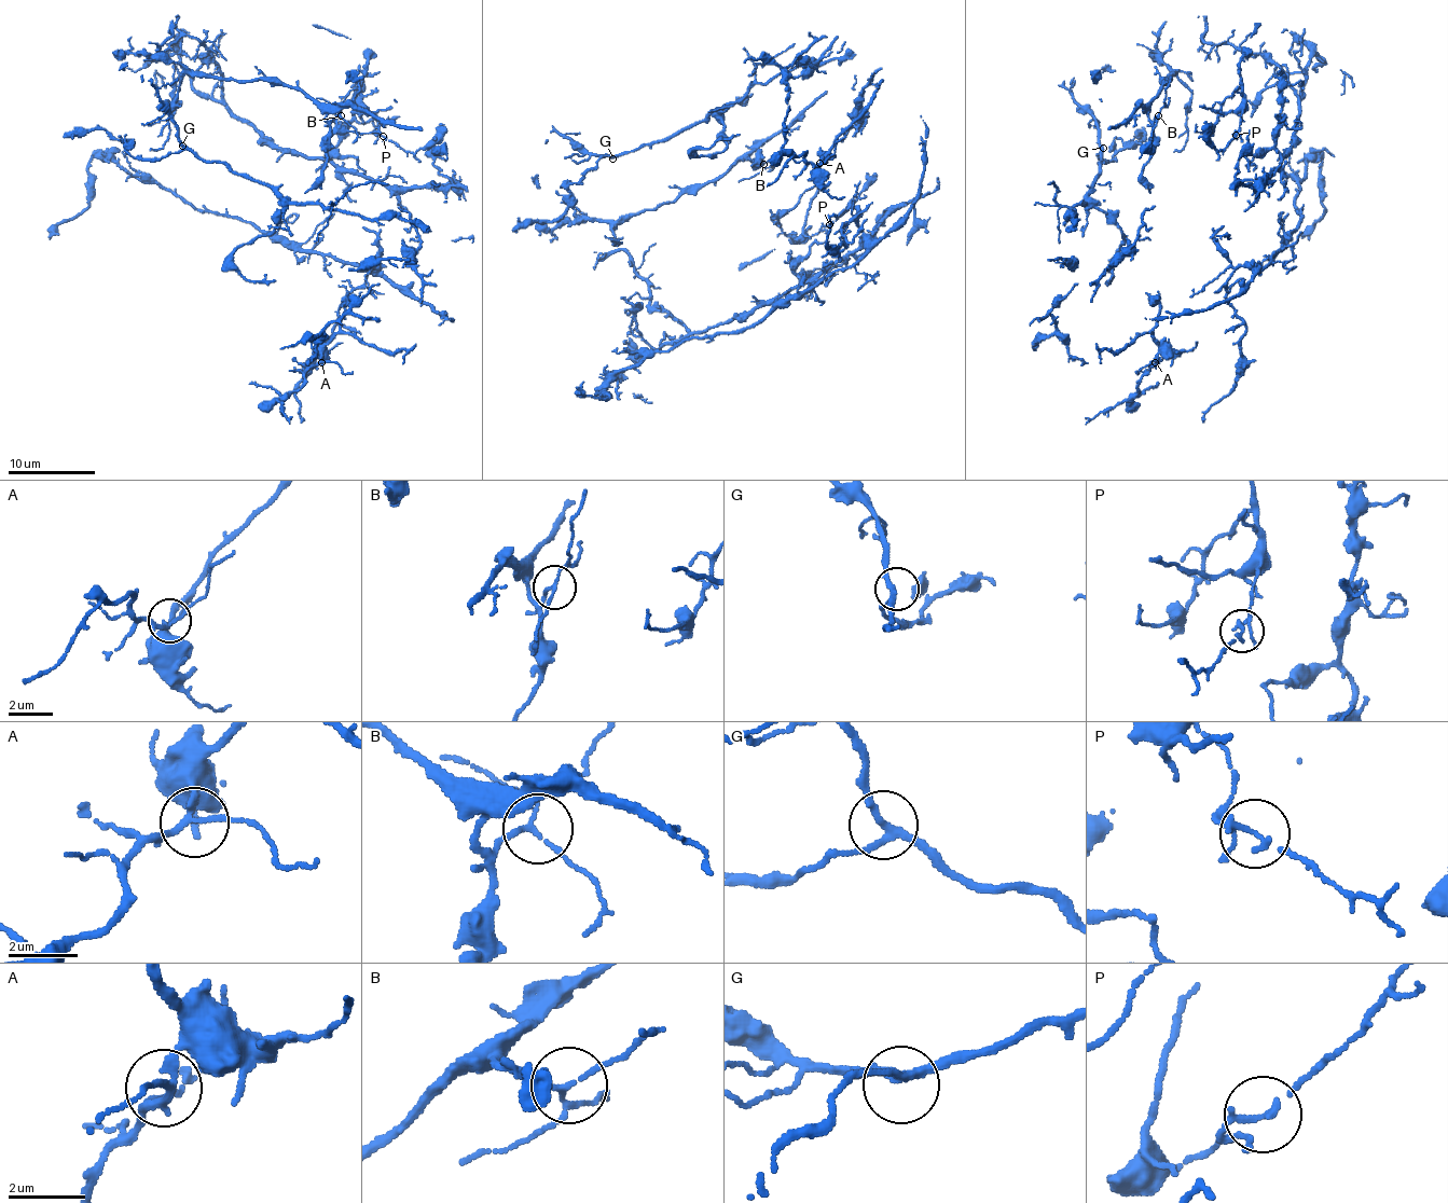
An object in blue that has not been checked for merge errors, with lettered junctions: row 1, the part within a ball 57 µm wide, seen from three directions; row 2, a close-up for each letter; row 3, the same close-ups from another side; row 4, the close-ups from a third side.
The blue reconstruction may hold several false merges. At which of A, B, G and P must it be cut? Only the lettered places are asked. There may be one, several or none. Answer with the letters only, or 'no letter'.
no letter

